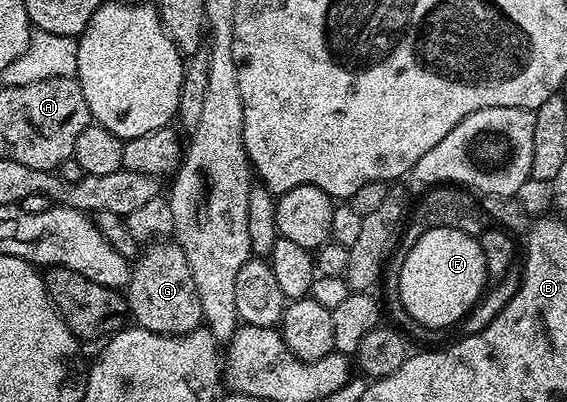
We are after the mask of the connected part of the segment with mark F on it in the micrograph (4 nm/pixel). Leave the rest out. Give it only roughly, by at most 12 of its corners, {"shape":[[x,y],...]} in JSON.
{"shape":[[434,228],[400,266],[420,326],[452,326],[488,278],[473,235]]}

